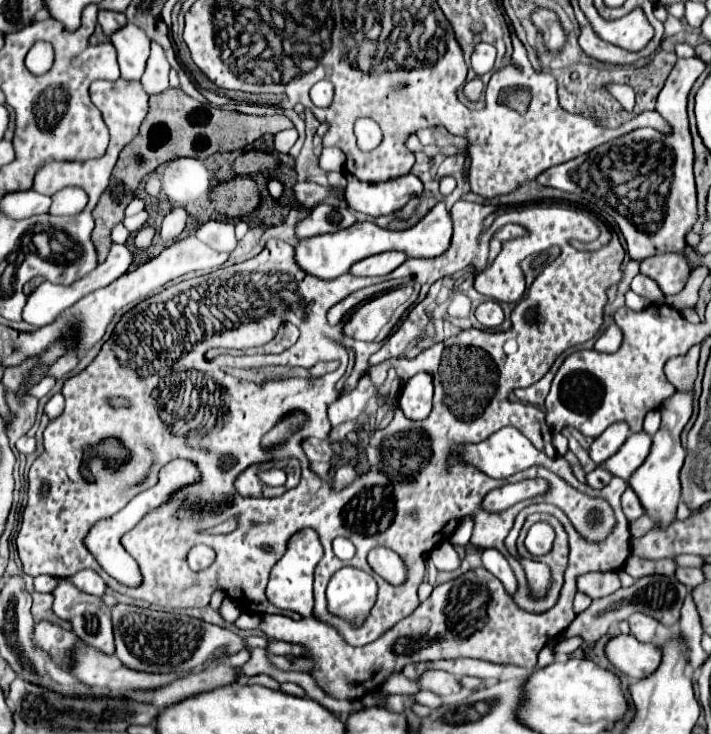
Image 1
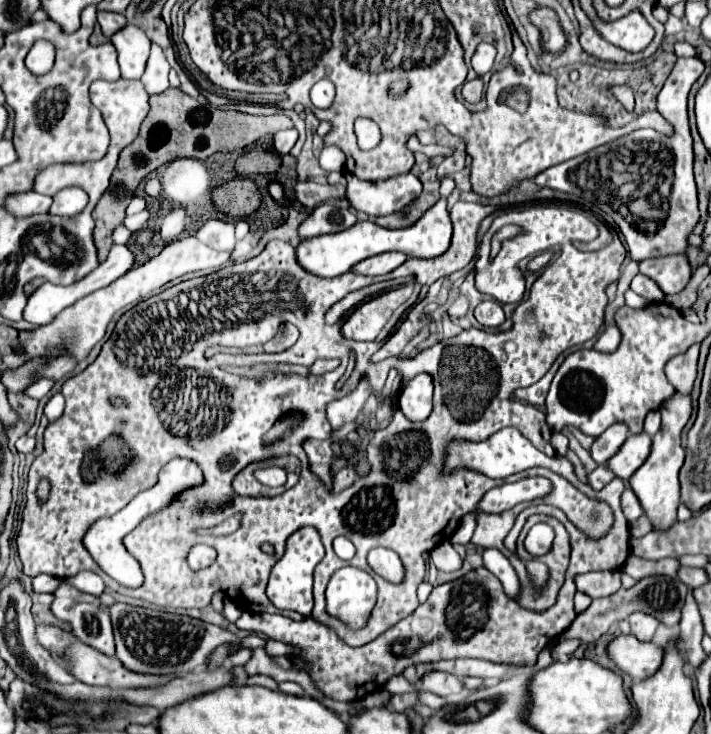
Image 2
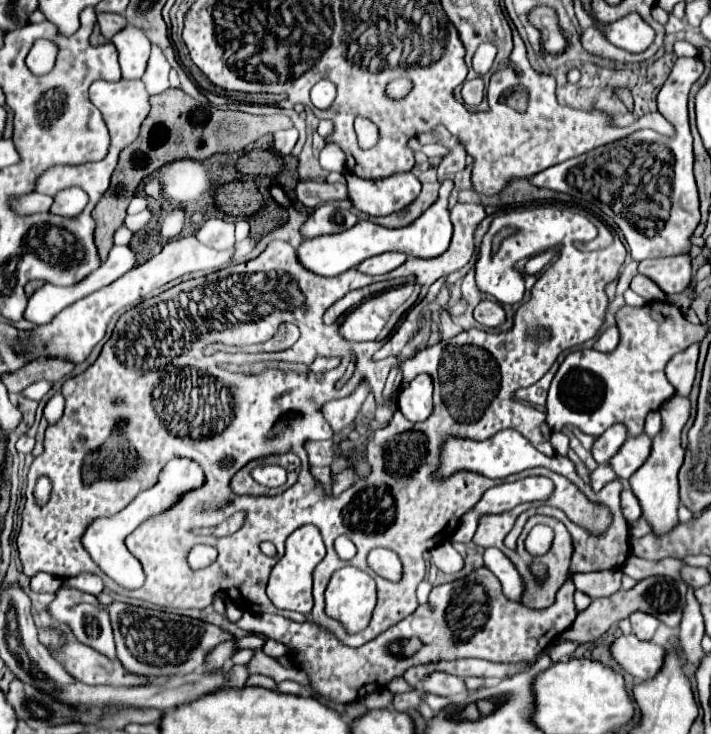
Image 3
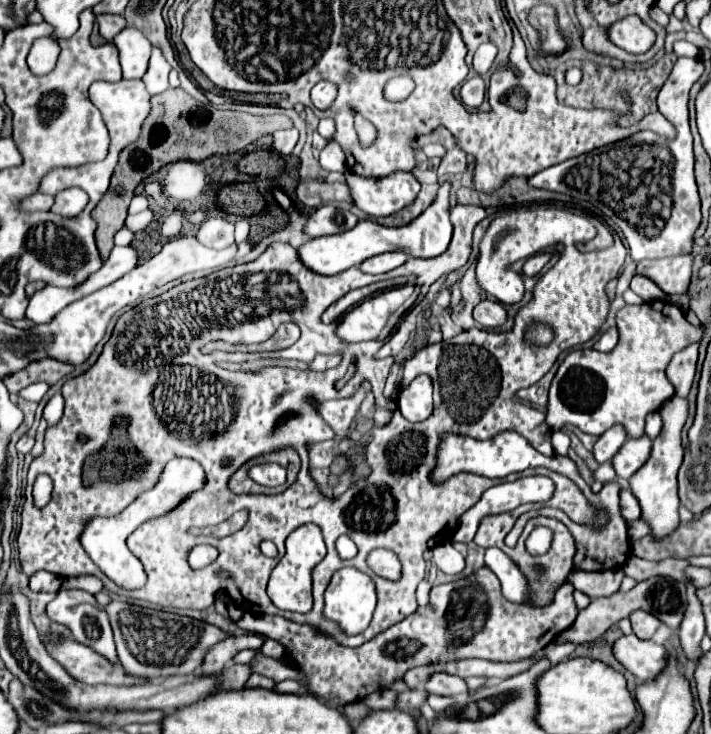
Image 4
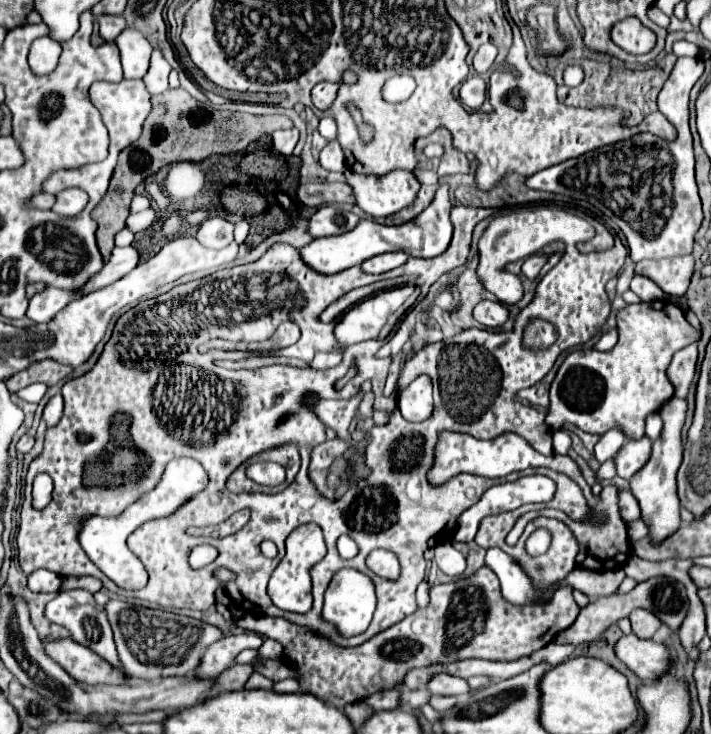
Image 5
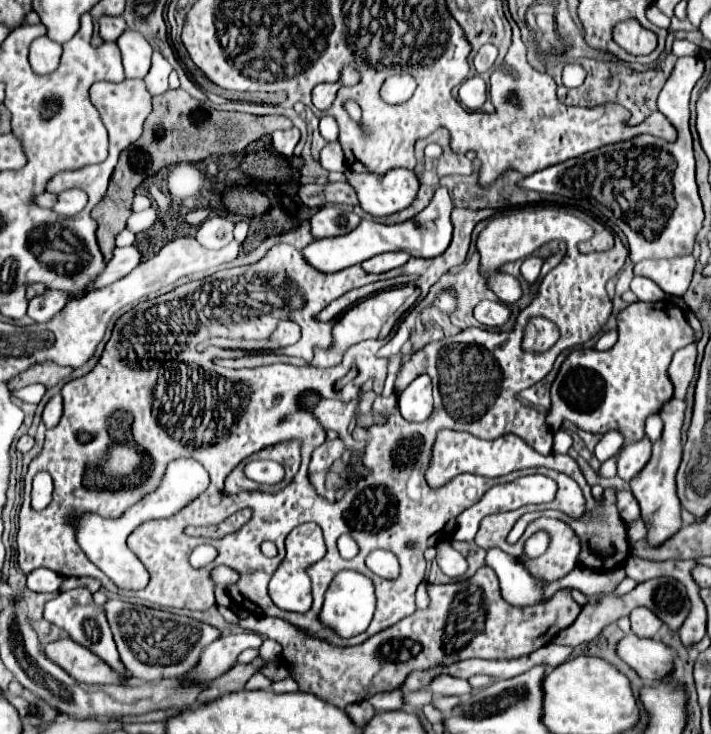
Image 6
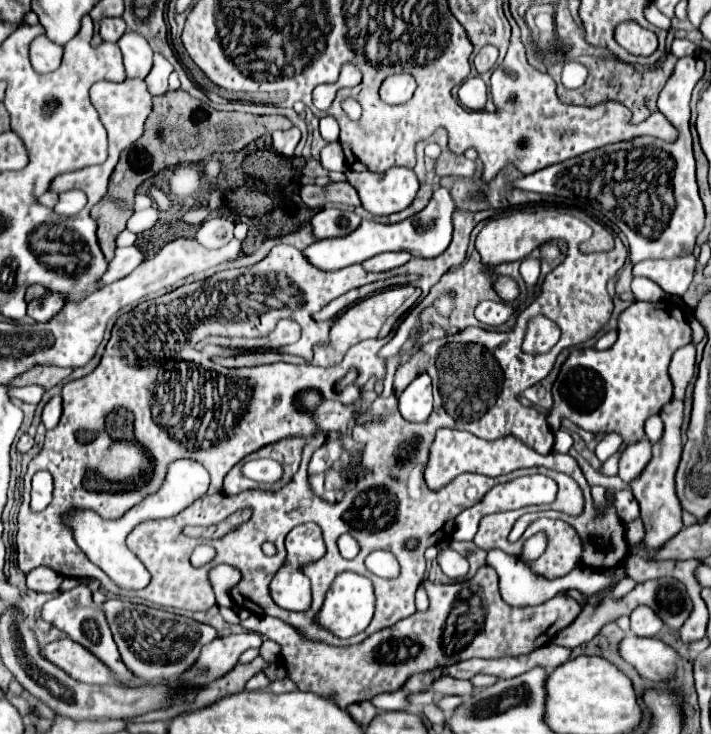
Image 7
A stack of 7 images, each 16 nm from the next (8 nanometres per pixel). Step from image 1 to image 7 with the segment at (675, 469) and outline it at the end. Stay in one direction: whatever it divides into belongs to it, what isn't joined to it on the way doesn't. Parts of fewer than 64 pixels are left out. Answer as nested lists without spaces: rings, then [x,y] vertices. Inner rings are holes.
[[[670,400],[670,404],[666,404],[660,410],[660,416],[664,420],[664,434],[652,446],[652,460],[646,464],[646,468],[640,472],[640,476],[634,478],[630,484],[634,498],[640,504],[640,518],[644,520],[644,526],[648,528],[646,538],[644,538],[646,548],[660,548],[660,544],[666,544],[682,528],[682,518],[680,518],[682,508],[680,508],[680,502],[676,496],[674,474],[678,470],[680,456],[682,456],[680,428],[684,422],[684,402],[682,400]]]

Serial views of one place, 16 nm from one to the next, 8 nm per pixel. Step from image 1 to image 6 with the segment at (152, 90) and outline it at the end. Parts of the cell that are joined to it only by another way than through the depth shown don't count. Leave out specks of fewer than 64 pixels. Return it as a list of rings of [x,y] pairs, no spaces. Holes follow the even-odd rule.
[[[154,52],[152,54],[152,66],[150,66],[148,74],[144,76],[146,88],[152,96],[158,96],[158,94],[168,90],[168,74],[170,72],[172,72],[172,66],[168,64],[168,60],[160,52]]]

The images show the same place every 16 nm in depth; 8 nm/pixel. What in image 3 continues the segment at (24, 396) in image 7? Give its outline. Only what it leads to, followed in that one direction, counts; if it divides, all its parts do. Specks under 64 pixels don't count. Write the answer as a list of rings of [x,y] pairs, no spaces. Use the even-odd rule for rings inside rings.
[[[38,380],[38,382],[34,382],[34,384],[30,384],[22,394],[26,396],[26,398],[32,398],[32,400],[40,400],[48,390],[52,388],[52,382],[48,382],[48,380]]]

